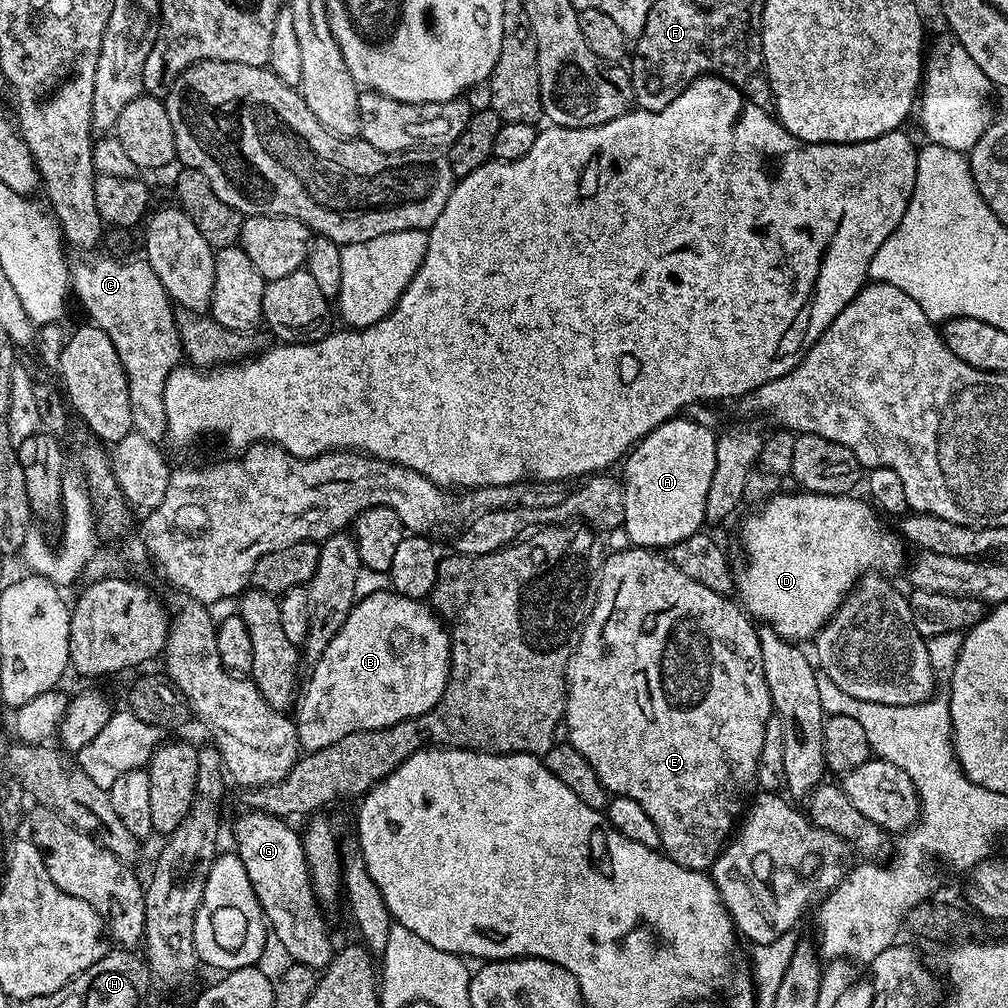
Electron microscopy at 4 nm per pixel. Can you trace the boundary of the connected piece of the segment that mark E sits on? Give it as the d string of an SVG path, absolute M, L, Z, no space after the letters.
M624 546L621 552L603 557L588 619L584 622L584 631L580 633L580 641L568 663L568 700L564 704L562 724L565 729L568 727L567 743L578 750L586 762L590 762L604 789L612 796L634 798L634 802L638 802L638 806L650 814L654 826L658 826L660 848L664 855L678 862L678 866L695 872L708 872L729 843L738 817L749 803L748 791L756 784L762 738L766 734L766 722L772 715L774 709L770 686L766 686L766 674L762 670L758 628L753 617L735 599L719 596L714 590L702 586L702 582L686 578L686 574L682 574L682 570L678 570L678 566L674 566L667 555L651 548Z

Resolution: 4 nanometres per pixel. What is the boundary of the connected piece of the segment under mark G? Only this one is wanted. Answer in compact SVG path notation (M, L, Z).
M251 810L243 813L236 820L232 832L236 835L234 851L240 857L240 864L246 866L246 878L250 878L250 886L254 886L254 894L260 903L260 909L264 912L264 919L270 929L271 935L284 947L284 952L289 961L297 964L305 964L313 970L323 970L332 963L334 947L328 937L328 926L324 922L321 905L316 898L316 892L312 889L312 879L308 873L308 863L304 853L304 841L299 831L291 828L287 819L279 816L271 816L265 812Z

